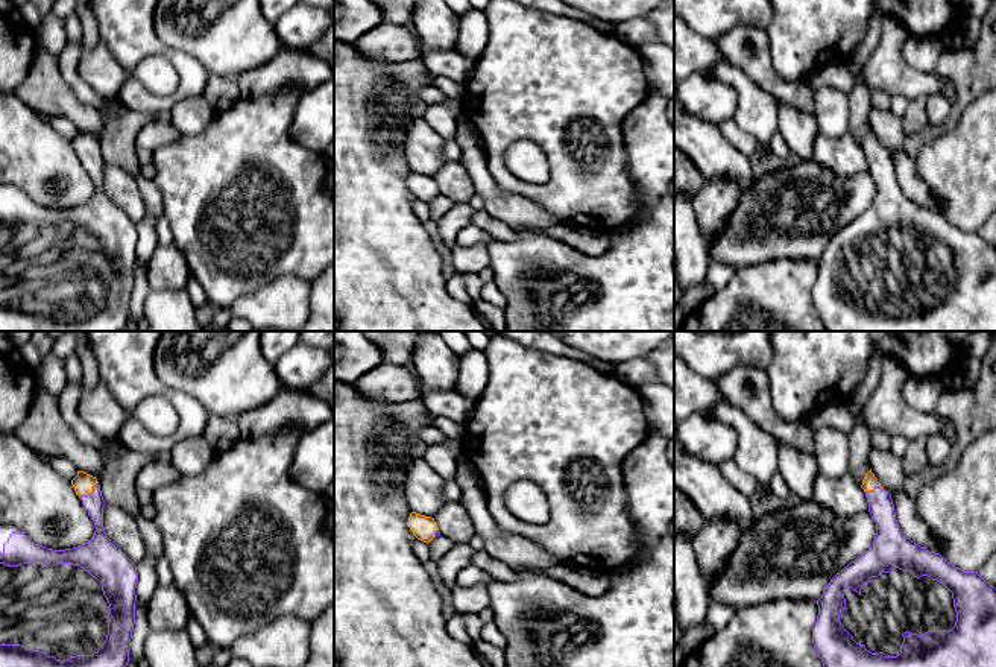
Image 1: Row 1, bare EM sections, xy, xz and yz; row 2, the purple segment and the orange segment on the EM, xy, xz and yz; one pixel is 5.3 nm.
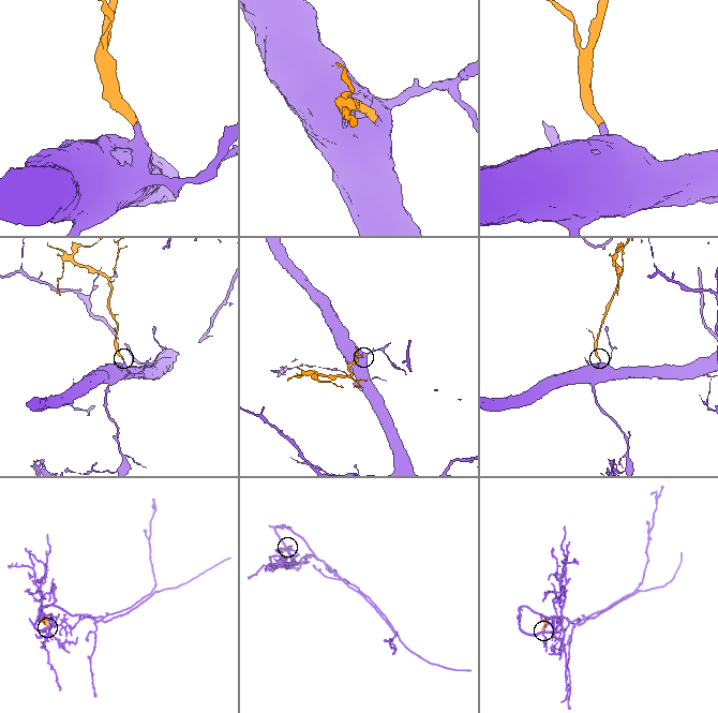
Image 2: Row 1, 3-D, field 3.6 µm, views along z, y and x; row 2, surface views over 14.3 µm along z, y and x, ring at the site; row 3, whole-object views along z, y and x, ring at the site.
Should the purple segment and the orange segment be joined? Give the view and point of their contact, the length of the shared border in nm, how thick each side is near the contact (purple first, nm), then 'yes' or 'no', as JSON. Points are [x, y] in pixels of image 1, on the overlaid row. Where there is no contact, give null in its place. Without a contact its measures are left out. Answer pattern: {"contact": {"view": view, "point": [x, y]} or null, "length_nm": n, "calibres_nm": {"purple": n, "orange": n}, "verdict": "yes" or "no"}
{"contact": {"view": "xy", "point": [91, 493]}, "length_nm": 130, "calibres_nm": {"purple": 110, "orange": 110}, "verdict": "yes"}

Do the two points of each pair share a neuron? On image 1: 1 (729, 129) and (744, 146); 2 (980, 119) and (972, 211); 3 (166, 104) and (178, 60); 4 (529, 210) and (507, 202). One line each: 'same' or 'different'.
1: same
2: same
3: same
4: same

